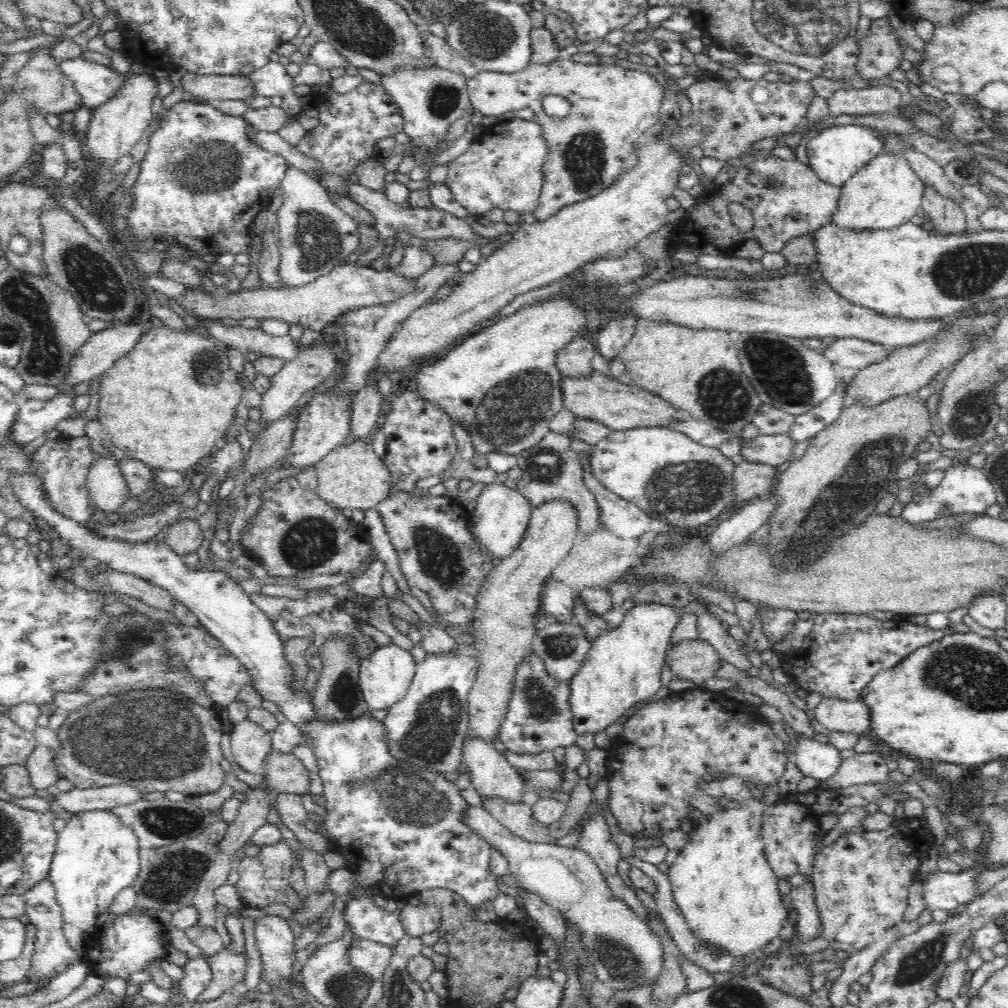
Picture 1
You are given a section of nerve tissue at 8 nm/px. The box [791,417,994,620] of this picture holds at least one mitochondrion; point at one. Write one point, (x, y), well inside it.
(865, 471)

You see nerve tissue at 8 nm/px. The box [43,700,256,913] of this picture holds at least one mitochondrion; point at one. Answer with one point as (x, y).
(169, 879)

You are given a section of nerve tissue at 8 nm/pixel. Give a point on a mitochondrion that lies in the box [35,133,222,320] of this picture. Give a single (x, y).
(96, 281)

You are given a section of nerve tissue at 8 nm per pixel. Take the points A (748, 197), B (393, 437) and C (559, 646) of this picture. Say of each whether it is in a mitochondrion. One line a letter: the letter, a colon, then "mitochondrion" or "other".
A: other
B: other
C: mitochondrion

